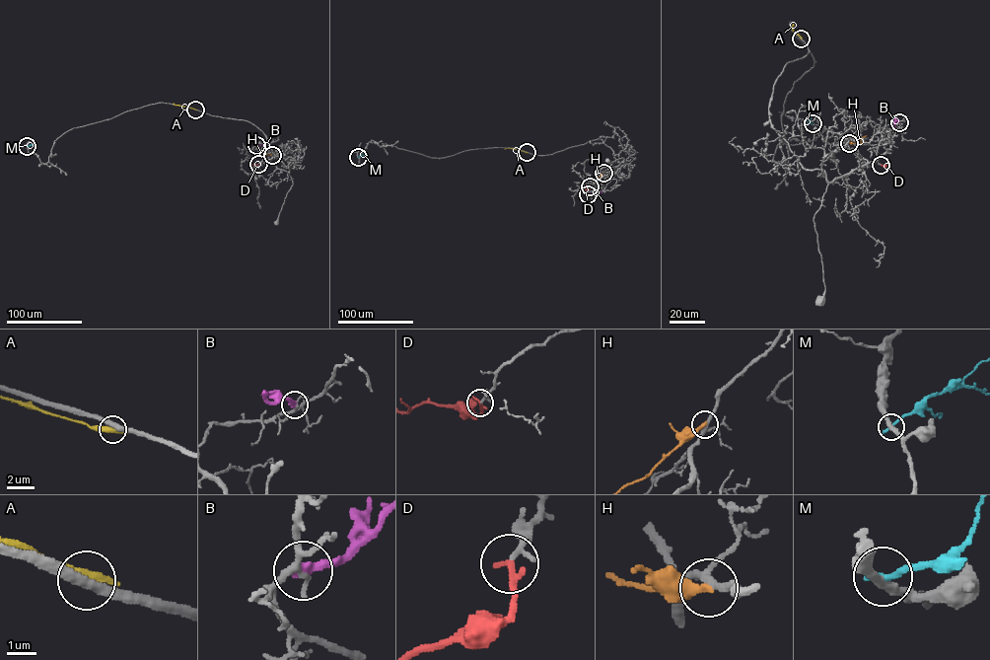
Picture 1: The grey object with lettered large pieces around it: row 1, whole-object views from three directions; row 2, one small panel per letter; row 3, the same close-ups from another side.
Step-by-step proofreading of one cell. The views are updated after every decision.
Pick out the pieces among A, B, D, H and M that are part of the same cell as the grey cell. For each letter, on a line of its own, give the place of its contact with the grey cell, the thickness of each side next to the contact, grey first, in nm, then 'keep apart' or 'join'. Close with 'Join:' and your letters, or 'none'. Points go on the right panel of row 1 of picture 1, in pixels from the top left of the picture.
A: contact (801, 38); calibres 360 and 480 nm; keep apart
B: contact (899, 122); calibres 160 and 360 nm; keep apart
D: contact (881, 165); calibres 200 and 280 nm; join
H: contact (849, 143); calibres 240 and 320 nm; keep apart
M: contact (813, 123); calibres 300 and 260 nm; keep apart
Join: D

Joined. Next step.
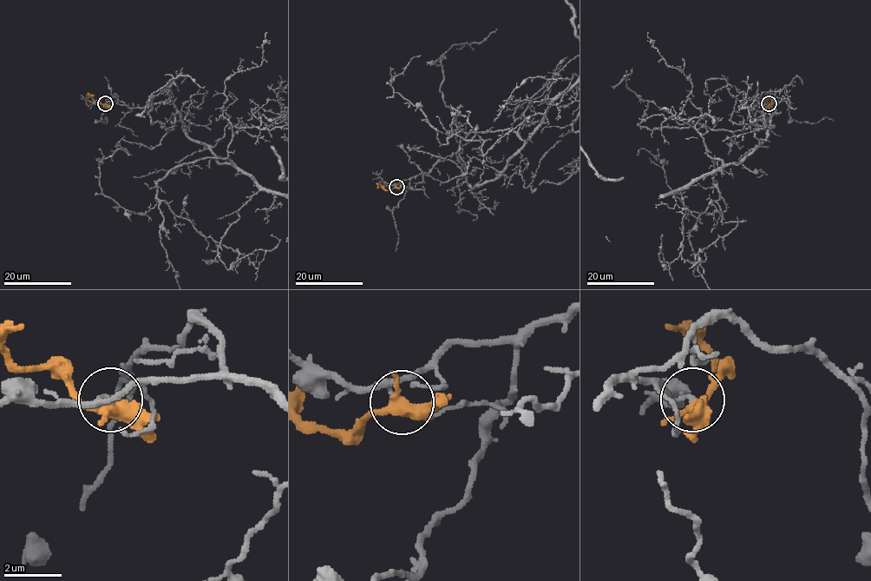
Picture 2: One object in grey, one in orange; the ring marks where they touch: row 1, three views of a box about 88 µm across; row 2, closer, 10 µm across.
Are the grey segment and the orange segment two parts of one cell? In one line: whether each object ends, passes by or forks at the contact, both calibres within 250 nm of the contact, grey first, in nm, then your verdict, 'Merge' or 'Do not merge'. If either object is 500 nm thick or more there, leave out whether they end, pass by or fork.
At the ring grey passes by. At the ring orange forks. Thickness 110 nm (grey) against 360 nm. Do not merge

